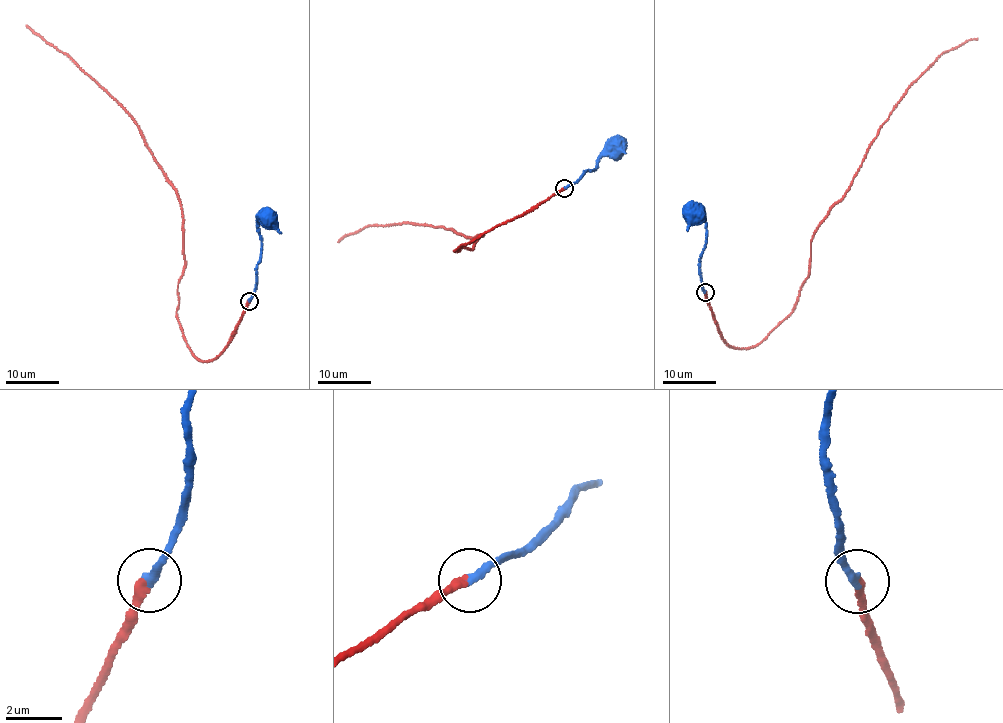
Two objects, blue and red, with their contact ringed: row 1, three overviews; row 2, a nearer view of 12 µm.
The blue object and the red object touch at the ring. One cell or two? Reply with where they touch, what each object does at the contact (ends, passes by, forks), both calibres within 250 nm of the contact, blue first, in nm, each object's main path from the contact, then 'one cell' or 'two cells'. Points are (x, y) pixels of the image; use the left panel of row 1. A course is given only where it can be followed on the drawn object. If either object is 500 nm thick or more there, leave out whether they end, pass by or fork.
(249, 301) | blue ends | red ends | 280/280 nm | blue via (250, 300), (255, 288), (261, 247), (258, 224), (271, 220), (269, 218) | red via (250, 300), (223, 351), (201, 361), (192, 355), (176, 314), (184, 266), (178, 197), (134, 120), (26, 26) | one cell

